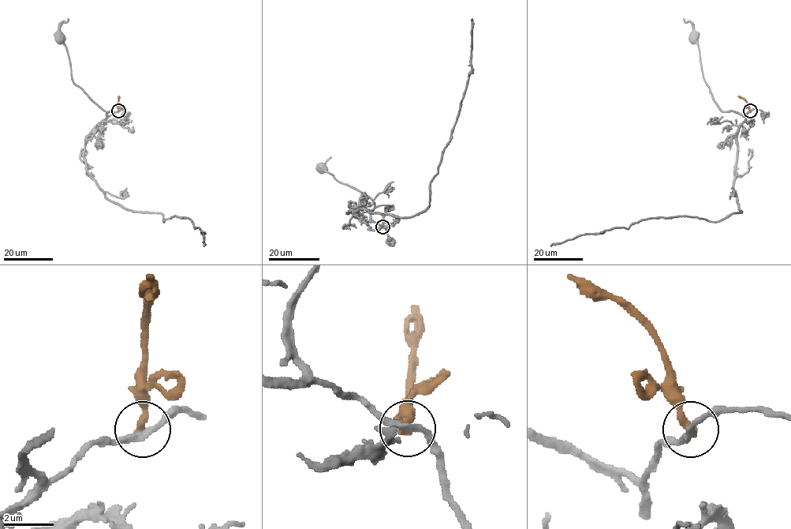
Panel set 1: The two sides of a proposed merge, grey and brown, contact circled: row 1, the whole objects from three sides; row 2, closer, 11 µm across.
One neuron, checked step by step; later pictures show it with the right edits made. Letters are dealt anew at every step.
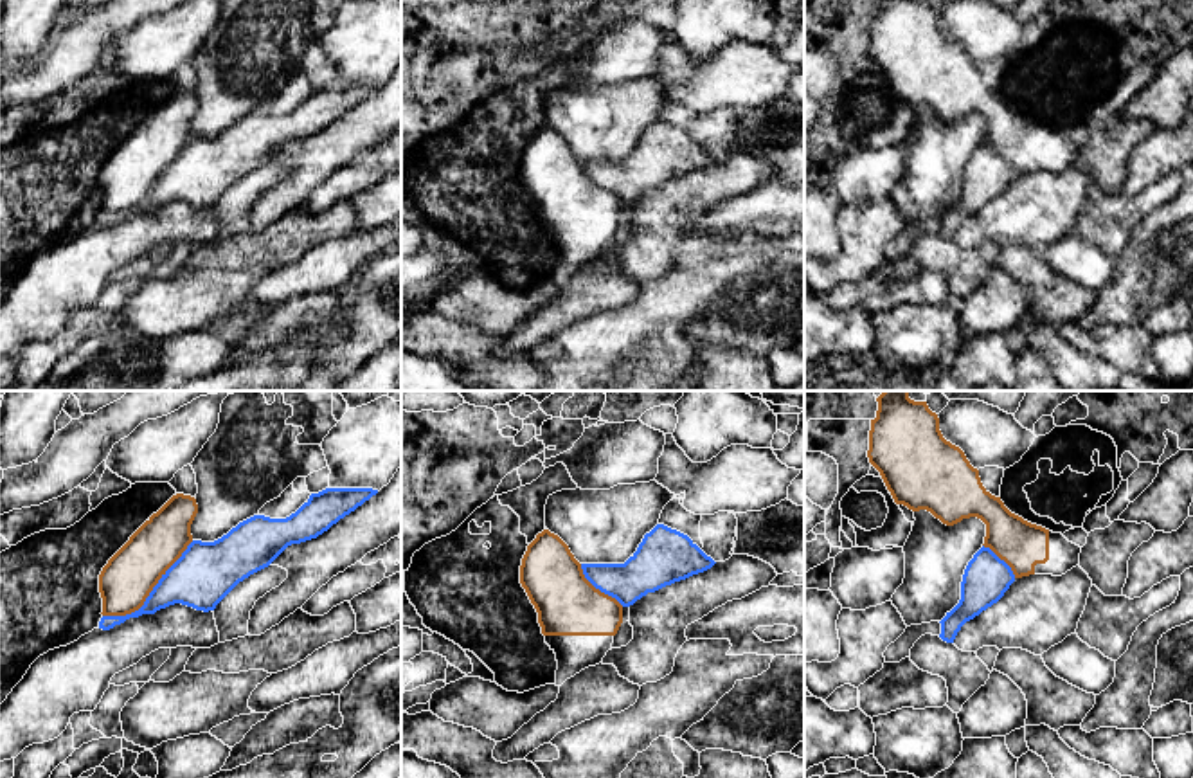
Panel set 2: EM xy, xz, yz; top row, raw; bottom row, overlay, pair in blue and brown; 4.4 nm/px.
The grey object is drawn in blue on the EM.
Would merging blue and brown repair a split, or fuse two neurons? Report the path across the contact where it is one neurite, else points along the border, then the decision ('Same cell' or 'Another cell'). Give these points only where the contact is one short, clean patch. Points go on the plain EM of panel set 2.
Another cell

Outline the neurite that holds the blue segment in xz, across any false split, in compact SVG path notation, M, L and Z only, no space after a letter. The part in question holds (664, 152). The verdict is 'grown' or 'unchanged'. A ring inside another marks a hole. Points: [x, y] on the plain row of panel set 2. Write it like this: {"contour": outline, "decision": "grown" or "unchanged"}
{"contour": "M657 121L624 160L581 160L585 175L623 204L711 166L716 158L687 131Z", "decision": "unchanged"}

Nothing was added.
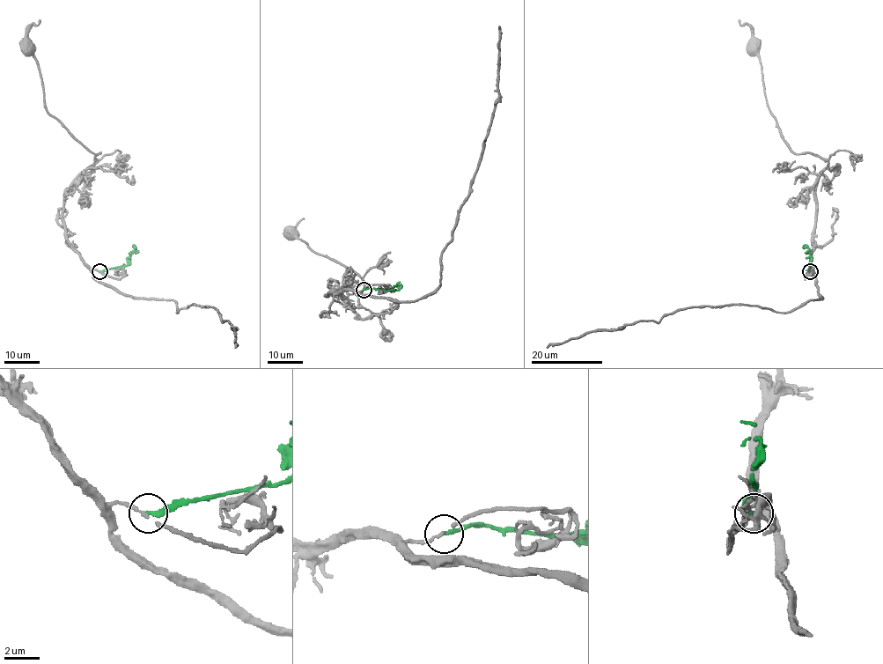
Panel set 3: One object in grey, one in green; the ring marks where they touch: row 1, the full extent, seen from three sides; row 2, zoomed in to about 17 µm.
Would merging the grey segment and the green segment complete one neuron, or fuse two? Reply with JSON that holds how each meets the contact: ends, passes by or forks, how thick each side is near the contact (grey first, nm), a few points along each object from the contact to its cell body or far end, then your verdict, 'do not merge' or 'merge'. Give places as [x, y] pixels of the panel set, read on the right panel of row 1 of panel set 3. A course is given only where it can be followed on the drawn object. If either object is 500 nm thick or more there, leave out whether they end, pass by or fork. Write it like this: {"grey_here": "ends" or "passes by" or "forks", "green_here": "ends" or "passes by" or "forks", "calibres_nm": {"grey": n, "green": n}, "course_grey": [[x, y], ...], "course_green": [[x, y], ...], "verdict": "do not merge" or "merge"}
{"grey_here": "passes by", "green_here": "ends", "calibres_nm": {"grey": 130, "green": 240}, "course_grey": [[810, 271], [815, 186], [827, 161], [810, 153], [795, 154], [789, 148], [767, 103], [760, 58], [753, 46]], "course_green": [[810, 271], [811, 251], [802, 247]], "verdict": "do not merge"}

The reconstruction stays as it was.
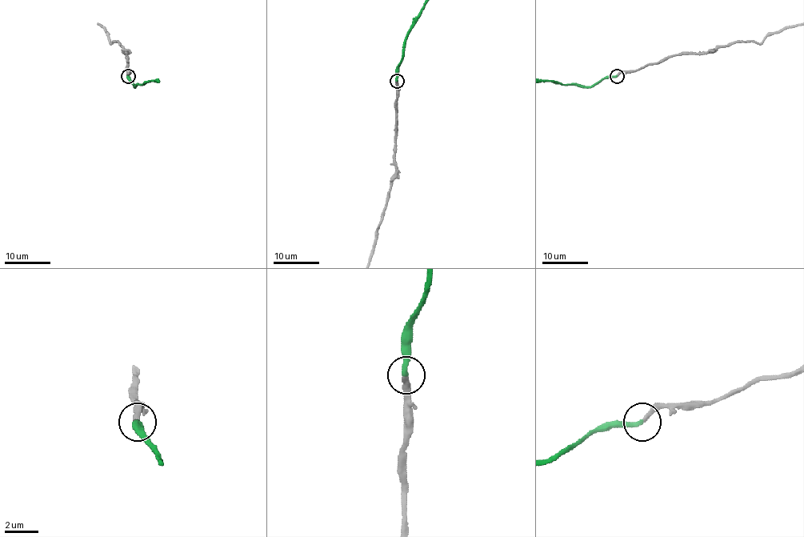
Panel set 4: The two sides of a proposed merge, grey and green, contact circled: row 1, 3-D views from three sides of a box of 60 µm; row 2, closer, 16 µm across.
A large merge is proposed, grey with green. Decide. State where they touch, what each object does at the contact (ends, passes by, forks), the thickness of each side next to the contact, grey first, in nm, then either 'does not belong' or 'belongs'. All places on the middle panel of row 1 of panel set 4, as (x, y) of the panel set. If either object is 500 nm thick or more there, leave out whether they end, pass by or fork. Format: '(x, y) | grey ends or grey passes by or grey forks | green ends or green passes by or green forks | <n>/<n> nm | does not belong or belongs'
(397, 81) | grey ends | green ends | 280/280 nm | belongs

